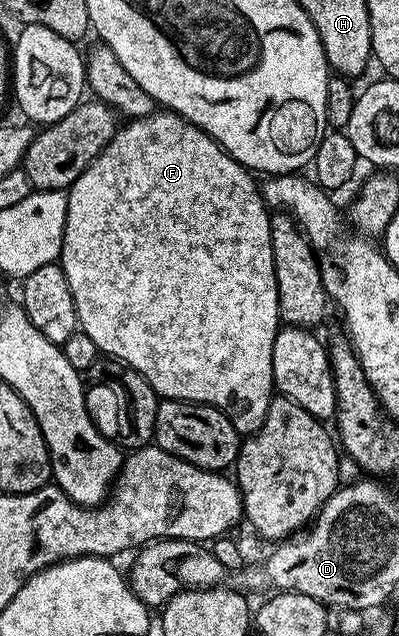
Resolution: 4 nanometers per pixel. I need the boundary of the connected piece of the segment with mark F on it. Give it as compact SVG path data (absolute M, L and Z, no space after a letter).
M155 111L148 117L137 117L129 120L124 125L121 124L117 128L116 133L110 139L110 143L106 143L106 147L96 156L94 163L90 163L90 167L86 167L86 171L82 171L82 175L78 175L78 179L73 185L68 186L66 196L68 199L68 210L66 211L66 223L64 224L64 238L62 239L62 251L58 264L64 268L66 275L66 283L70 283L70 295L74 295L74 307L76 308L76 319L79 328L86 334L90 335L90 339L94 339L97 350L105 358L115 359L121 365L129 365L134 371L138 371L150 383L150 387L161 398L170 401L193 401L199 405L213 405L215 409L221 409L222 412L230 419L230 423L234 423L234 427L241 435L251 435L256 433L262 427L262 423L268 414L268 408L274 396L274 386L272 384L272 356L274 355L274 339L276 332L282 327L280 320L280 304L278 303L278 283L274 275L274 251L270 243L270 216L269 206L264 203L264 194L261 186L256 185L257 178L253 176L250 170L244 165L239 165L235 159L226 152L209 133L203 131L196 125L191 125L184 117L171 111Z

